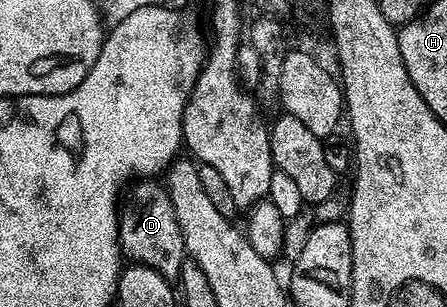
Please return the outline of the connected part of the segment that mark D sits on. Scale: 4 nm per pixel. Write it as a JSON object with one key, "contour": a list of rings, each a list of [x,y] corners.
{"contour":[[[140,183],[136,194],[127,201],[120,213],[120,248],[129,262],[145,265],[158,271],[163,277],[176,279],[186,260],[186,250],[182,239],[182,227],[174,215],[174,203],[167,188],[152,183]]]}

